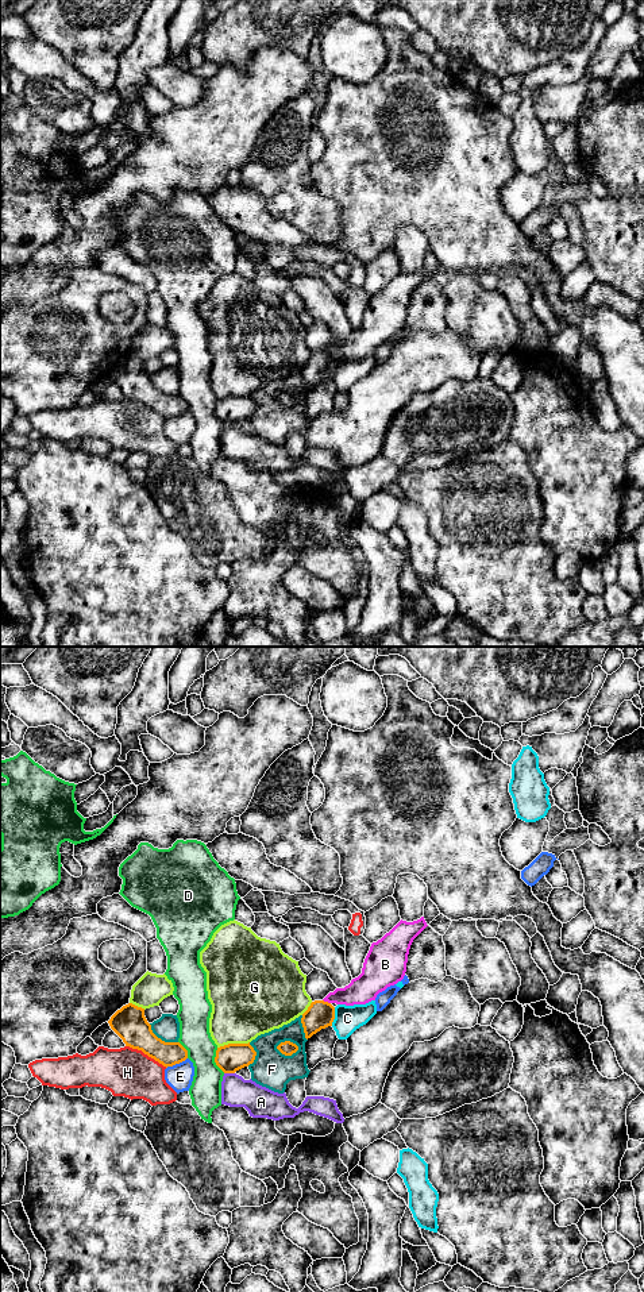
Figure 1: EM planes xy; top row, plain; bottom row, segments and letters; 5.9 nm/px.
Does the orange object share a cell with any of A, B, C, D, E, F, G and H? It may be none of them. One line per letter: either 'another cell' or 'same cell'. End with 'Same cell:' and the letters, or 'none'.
A: another cell
B: another cell
C: another cell
D: another cell
E: another cell
F: another cell
G: another cell
H: another cell
Same cell: none

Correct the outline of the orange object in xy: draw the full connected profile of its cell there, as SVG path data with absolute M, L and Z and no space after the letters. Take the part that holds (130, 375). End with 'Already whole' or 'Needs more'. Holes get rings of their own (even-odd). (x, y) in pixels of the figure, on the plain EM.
M128 355L108 375L126 398L142 402L166 420L188 410L188 402L180 394L165 394L153 385L142 359Z. Already whole

